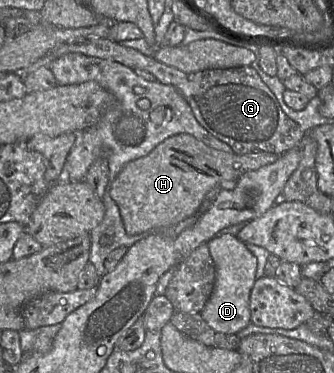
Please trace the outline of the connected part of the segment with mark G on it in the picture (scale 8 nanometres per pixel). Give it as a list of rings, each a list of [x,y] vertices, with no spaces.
[[[96,36],[63,43],[51,51],[48,59],[70,53],[112,60],[133,70],[140,68],[150,72],[162,84],[174,86],[189,103],[199,124],[214,137],[228,144],[236,154],[281,155],[297,147],[306,134],[284,113],[276,96],[251,65],[185,73],[155,60],[153,56],[143,55],[108,38]]]

